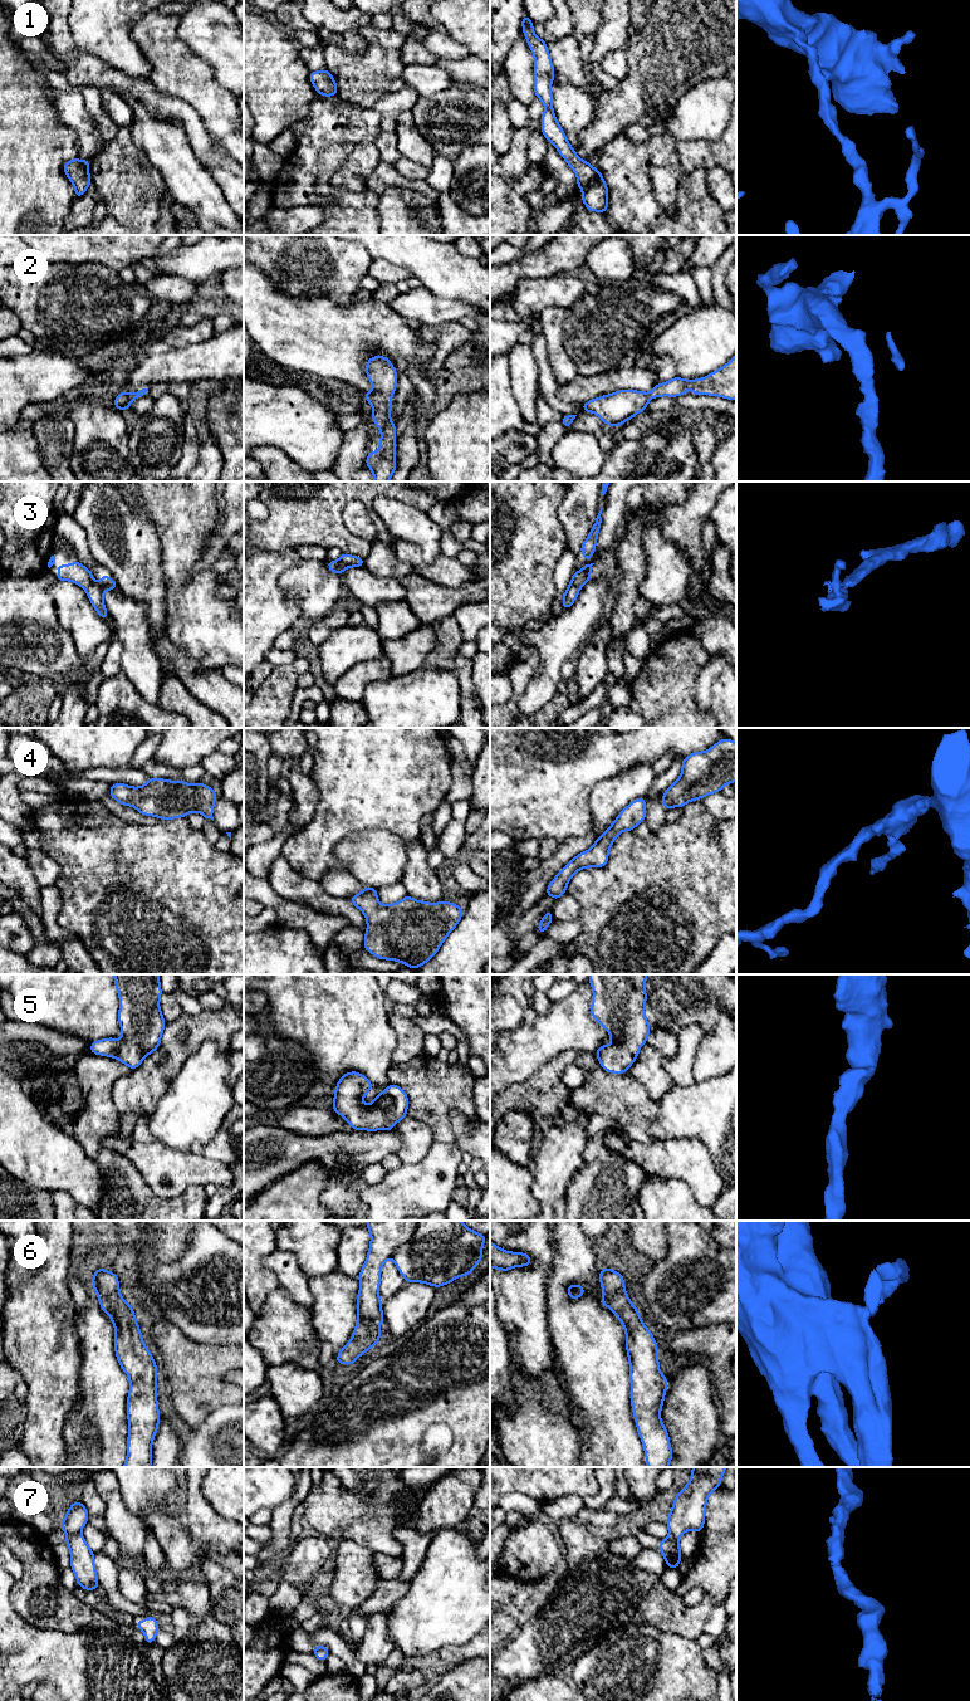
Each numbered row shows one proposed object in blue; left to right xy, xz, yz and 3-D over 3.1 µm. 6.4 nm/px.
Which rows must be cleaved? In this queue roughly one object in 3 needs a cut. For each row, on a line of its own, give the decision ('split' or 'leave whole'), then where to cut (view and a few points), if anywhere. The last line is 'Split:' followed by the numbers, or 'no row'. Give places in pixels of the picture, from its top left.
1: leave whole; cut none
2: leave whole; cut none
3: leave whole; cut none
4: leave whole; cut none
5: leave whole; cut none
6: leave whole; cut none
7: leave whole; cut none
Split: no row

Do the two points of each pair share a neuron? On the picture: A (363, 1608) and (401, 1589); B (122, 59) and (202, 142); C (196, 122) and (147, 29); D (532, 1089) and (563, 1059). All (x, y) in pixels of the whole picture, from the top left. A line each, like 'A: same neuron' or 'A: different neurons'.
A: same neuron
B: different neurons
C: different neurons
D: same neuron

